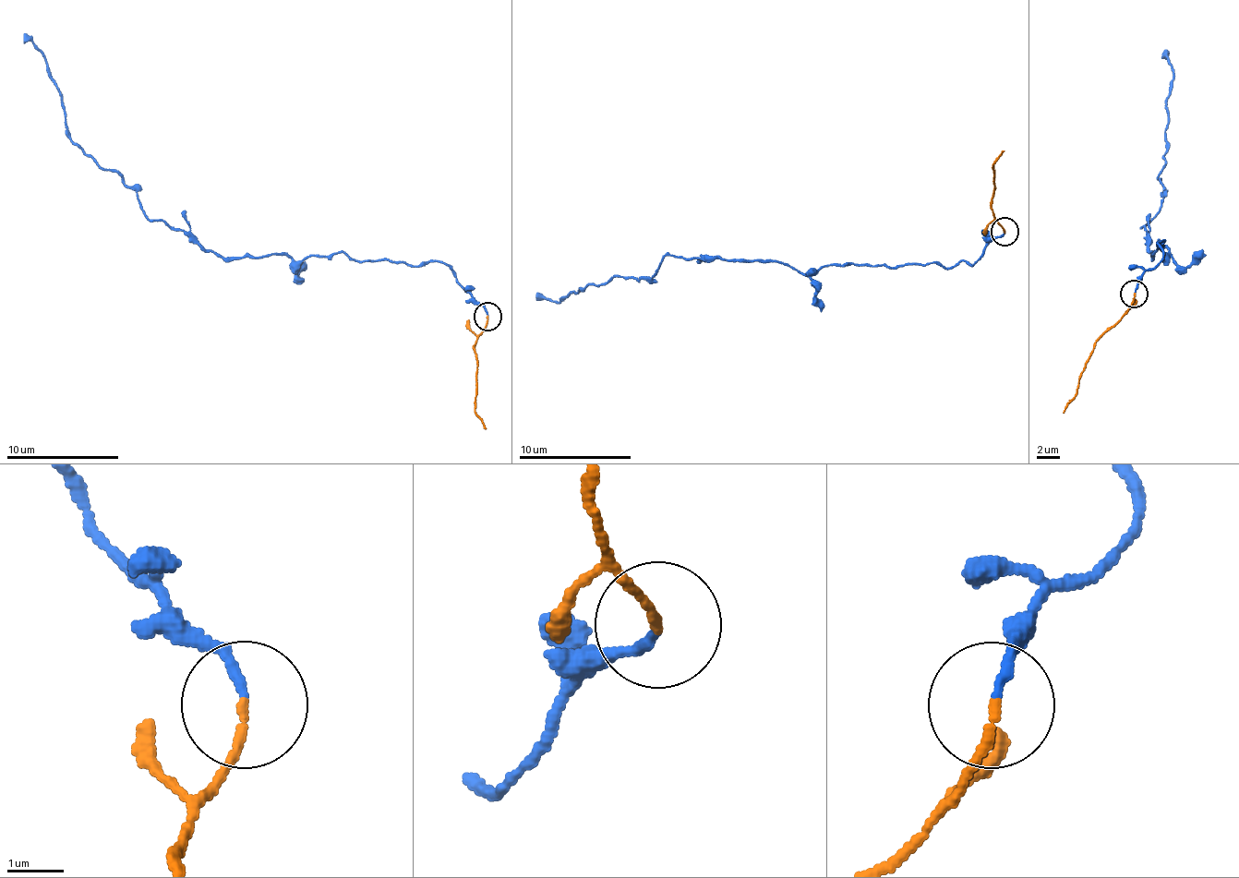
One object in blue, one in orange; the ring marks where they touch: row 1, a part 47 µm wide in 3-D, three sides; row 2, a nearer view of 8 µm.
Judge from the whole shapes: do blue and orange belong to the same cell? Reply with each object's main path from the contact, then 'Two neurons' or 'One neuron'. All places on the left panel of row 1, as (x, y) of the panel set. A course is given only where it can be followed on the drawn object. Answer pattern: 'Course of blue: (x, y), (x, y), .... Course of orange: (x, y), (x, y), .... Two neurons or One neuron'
Course of blue: (487, 314), (444, 263), (219, 258), (151, 220), (138, 193), (70, 138), (61, 90), (25, 34). Course of orange: (487, 317), (484, 330), (474, 351), (476, 364), (474, 413), (486, 428). Two neurons

